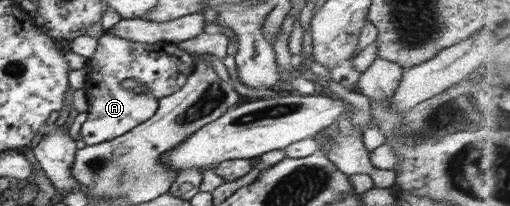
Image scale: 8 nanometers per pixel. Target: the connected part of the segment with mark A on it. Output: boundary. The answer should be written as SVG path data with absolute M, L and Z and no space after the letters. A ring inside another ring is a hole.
M103 33L97 39L95 51L86 61L86 82L83 92L87 99L87 117L81 124L79 136L87 145L99 144L117 138L134 126L151 118L158 107L158 98L173 94L194 70L196 55L181 50L171 42L133 42L129 38ZM124 79L132 79L149 88L147 93L136 94L123 86Z

